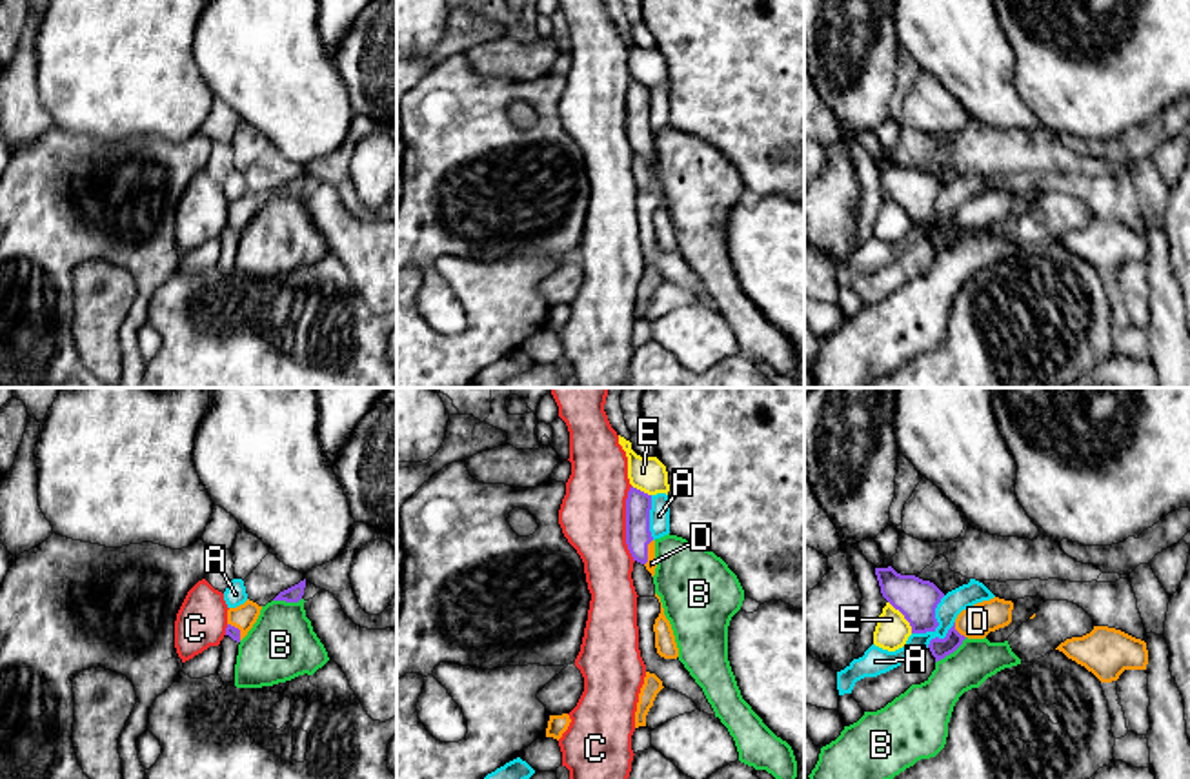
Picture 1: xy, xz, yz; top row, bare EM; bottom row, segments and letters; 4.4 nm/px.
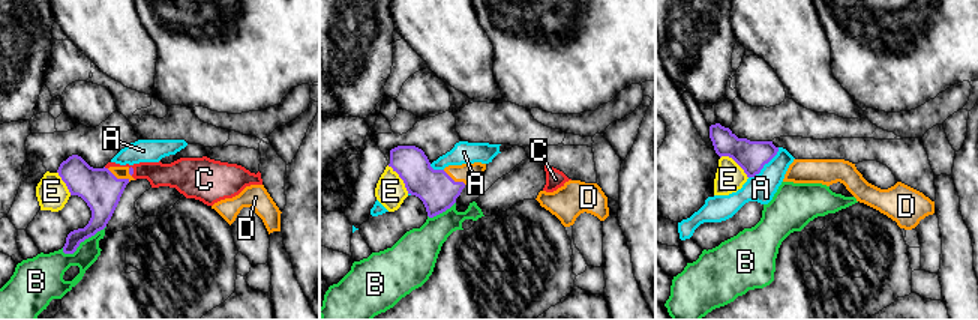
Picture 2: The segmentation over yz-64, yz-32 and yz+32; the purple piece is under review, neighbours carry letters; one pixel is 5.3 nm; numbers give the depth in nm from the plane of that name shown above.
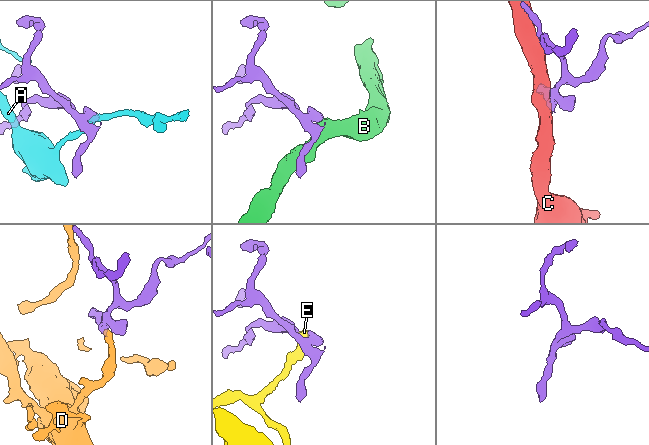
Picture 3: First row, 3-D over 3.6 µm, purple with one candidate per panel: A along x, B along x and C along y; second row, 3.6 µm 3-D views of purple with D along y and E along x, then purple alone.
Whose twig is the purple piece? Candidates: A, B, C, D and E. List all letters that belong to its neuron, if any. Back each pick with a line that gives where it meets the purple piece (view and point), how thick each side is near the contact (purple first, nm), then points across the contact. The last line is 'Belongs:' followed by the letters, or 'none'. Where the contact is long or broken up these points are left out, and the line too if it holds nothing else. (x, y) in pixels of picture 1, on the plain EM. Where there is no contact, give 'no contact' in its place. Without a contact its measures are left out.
D: xz (646, 144) | 110/50 nm | across xz (637, 97), (637, 130), (646, 144), (652, 155)
Belongs: D

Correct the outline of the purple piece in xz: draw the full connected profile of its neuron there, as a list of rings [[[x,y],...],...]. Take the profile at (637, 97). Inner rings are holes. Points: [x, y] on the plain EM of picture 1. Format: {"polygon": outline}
{"polygon": [[[630,80],[626,91],[626,137],[633,153],[646,158],[655,167],[655,133],[650,124],[651,87]]]}

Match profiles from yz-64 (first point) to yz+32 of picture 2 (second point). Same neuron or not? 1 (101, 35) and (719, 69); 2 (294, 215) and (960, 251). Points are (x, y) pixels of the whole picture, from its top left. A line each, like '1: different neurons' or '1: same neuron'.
1: different neurons
2: different neurons

